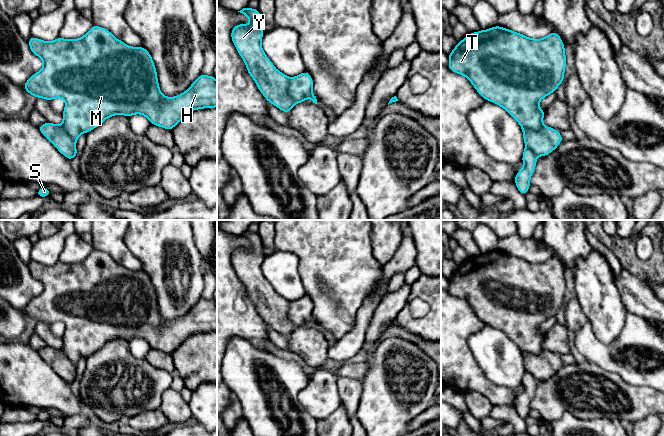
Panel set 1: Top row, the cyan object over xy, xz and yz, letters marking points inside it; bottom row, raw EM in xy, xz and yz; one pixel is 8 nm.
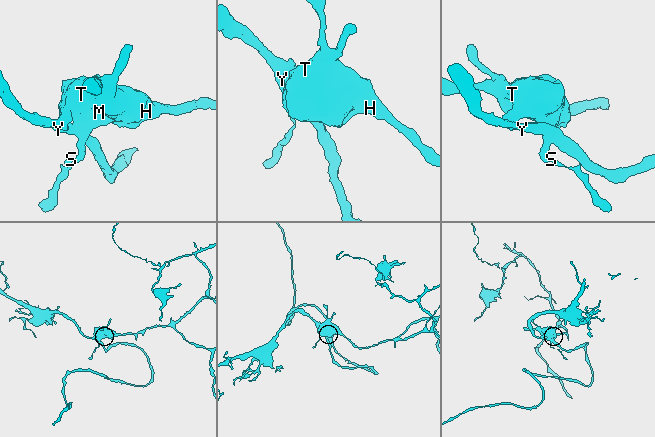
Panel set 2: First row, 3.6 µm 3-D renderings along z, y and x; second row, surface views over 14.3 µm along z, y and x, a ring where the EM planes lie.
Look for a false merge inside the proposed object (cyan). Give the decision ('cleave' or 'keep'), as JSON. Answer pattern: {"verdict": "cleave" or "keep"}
{"verdict": "cleave"}

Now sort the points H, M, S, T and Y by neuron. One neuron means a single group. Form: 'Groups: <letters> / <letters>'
Groups: H M S T / Y

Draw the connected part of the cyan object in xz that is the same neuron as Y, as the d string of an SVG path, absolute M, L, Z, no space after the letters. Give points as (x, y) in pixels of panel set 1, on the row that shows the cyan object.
M246 6L238 12L246 15L250 24L234 26L231 31L234 46L265 99L283 112L289 113L296 104L288 93L289 77L274 67L261 46L264 34L259 10Z

